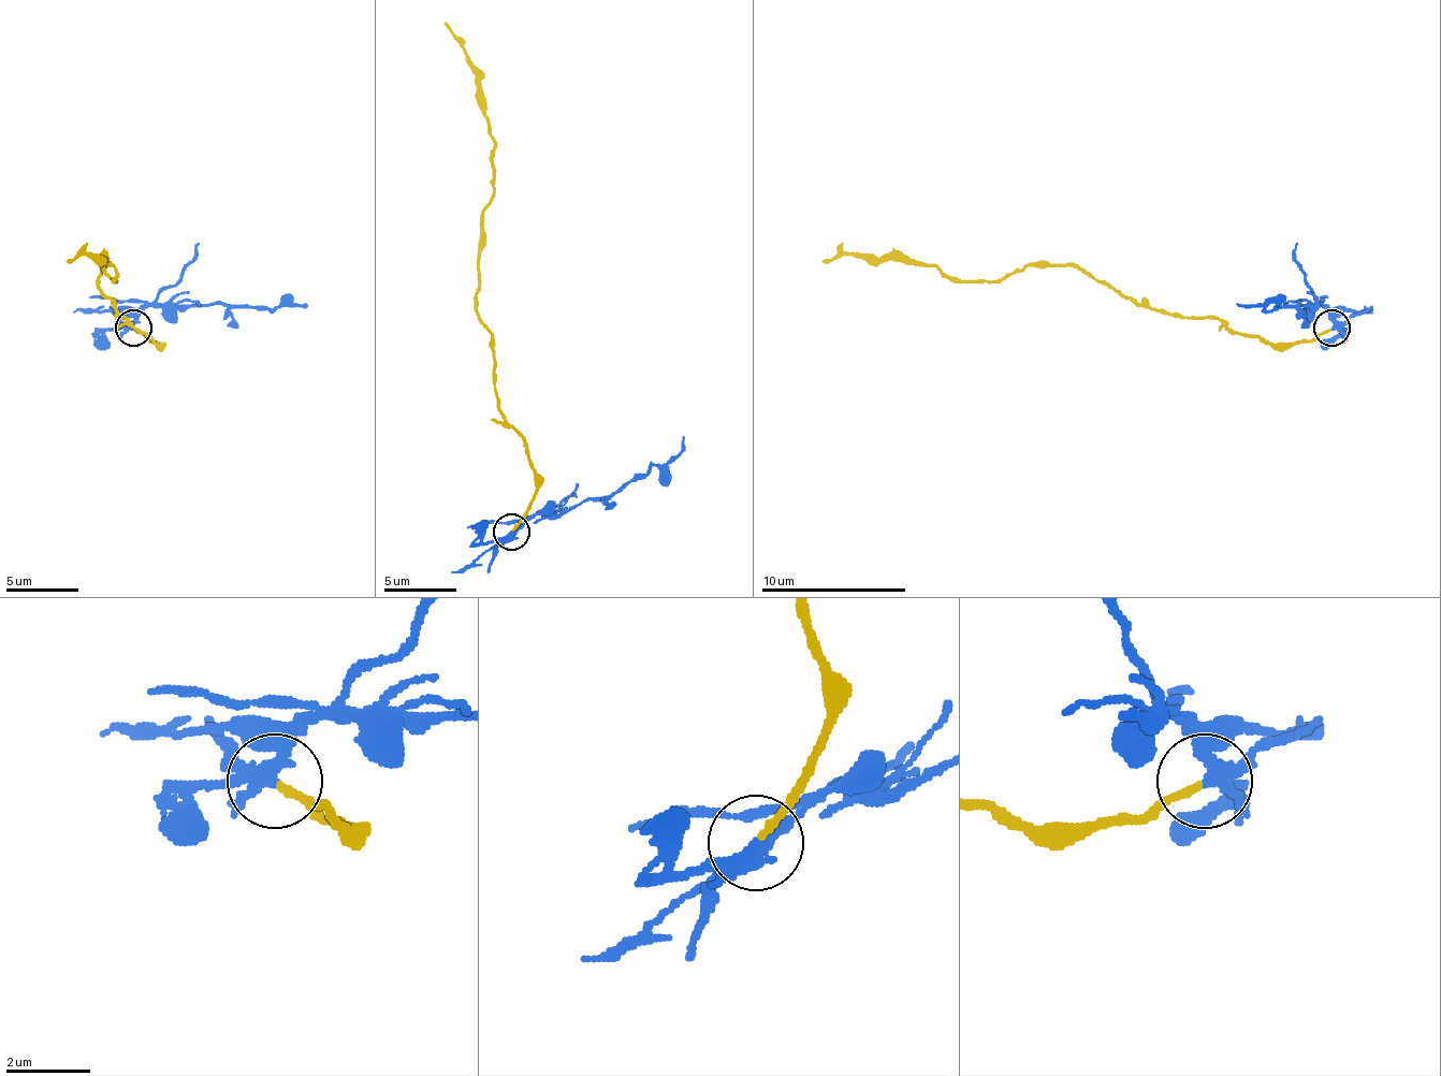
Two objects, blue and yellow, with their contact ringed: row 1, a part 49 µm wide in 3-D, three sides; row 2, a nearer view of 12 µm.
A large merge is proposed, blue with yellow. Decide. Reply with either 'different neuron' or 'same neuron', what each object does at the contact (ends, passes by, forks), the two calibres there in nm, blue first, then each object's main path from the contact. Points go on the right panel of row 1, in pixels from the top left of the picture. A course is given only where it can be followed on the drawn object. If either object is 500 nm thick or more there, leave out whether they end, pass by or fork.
different neuron; blue forks; yellow ends; calibres 240 and 150 nm; course blue (1330, 329), (1320, 307), (1298, 303), (1269, 310), (1266, 307), (1237, 303); course yellow (1330, 329), (1269, 344), (1219, 318), (1135, 307), (1074, 267), (950, 281), (935, 267), (823, 263)

